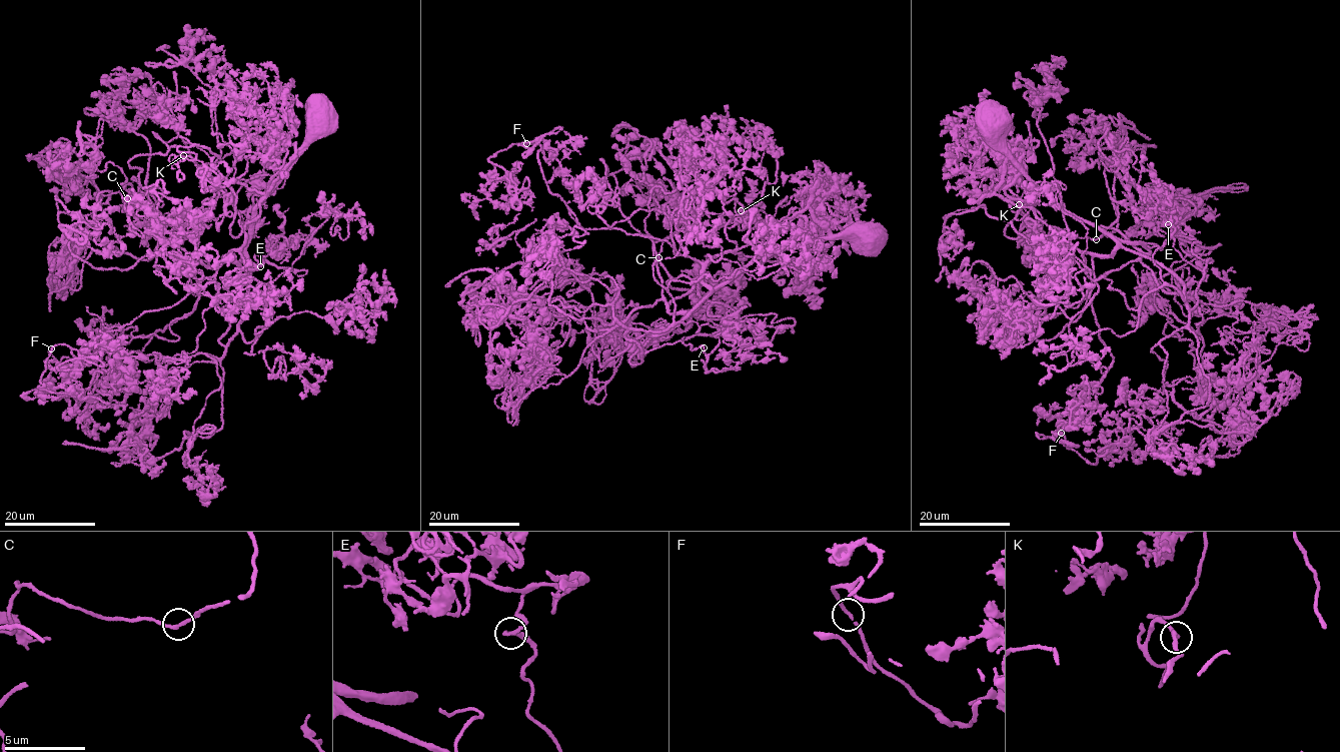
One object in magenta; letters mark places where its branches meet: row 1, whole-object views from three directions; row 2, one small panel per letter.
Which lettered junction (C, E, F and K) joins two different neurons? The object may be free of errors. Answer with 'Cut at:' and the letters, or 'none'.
Cut at: none

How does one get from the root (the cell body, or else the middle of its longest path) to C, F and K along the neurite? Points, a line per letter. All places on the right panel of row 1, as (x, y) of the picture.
C: (996, 120), (1013, 160), (1055, 201), (1150, 250), (1144, 254), (1108, 227), (1112, 238), (1109, 232), (1096, 239)
F: (996, 120), (1008, 155), (996, 192), (1091, 254), (1090, 300), (1114, 356), (1096, 405), (1061, 433)
K: (996, 120), (1013, 160), (1055, 201), (1150, 251), (1092, 279), (1051, 240), (1004, 234), (1020, 204)

